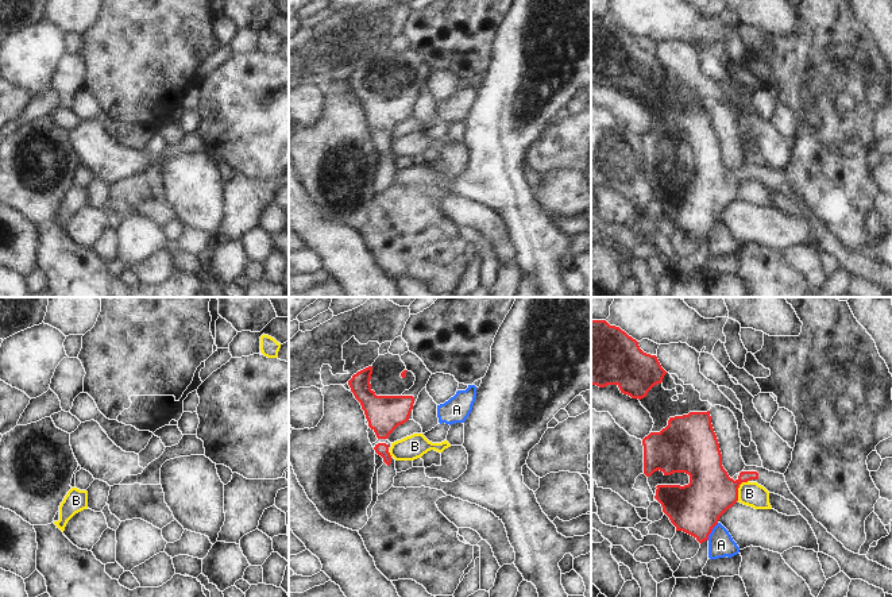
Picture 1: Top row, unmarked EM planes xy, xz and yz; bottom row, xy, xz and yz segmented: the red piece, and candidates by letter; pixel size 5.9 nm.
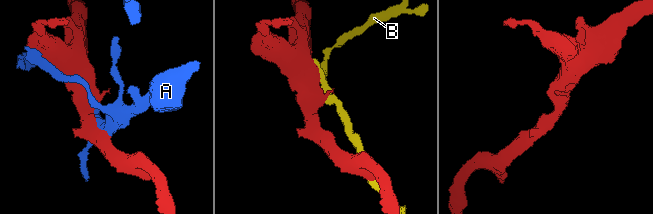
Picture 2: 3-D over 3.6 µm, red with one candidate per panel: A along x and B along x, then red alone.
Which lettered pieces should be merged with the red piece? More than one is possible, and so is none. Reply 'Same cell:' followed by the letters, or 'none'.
Same cell: none

